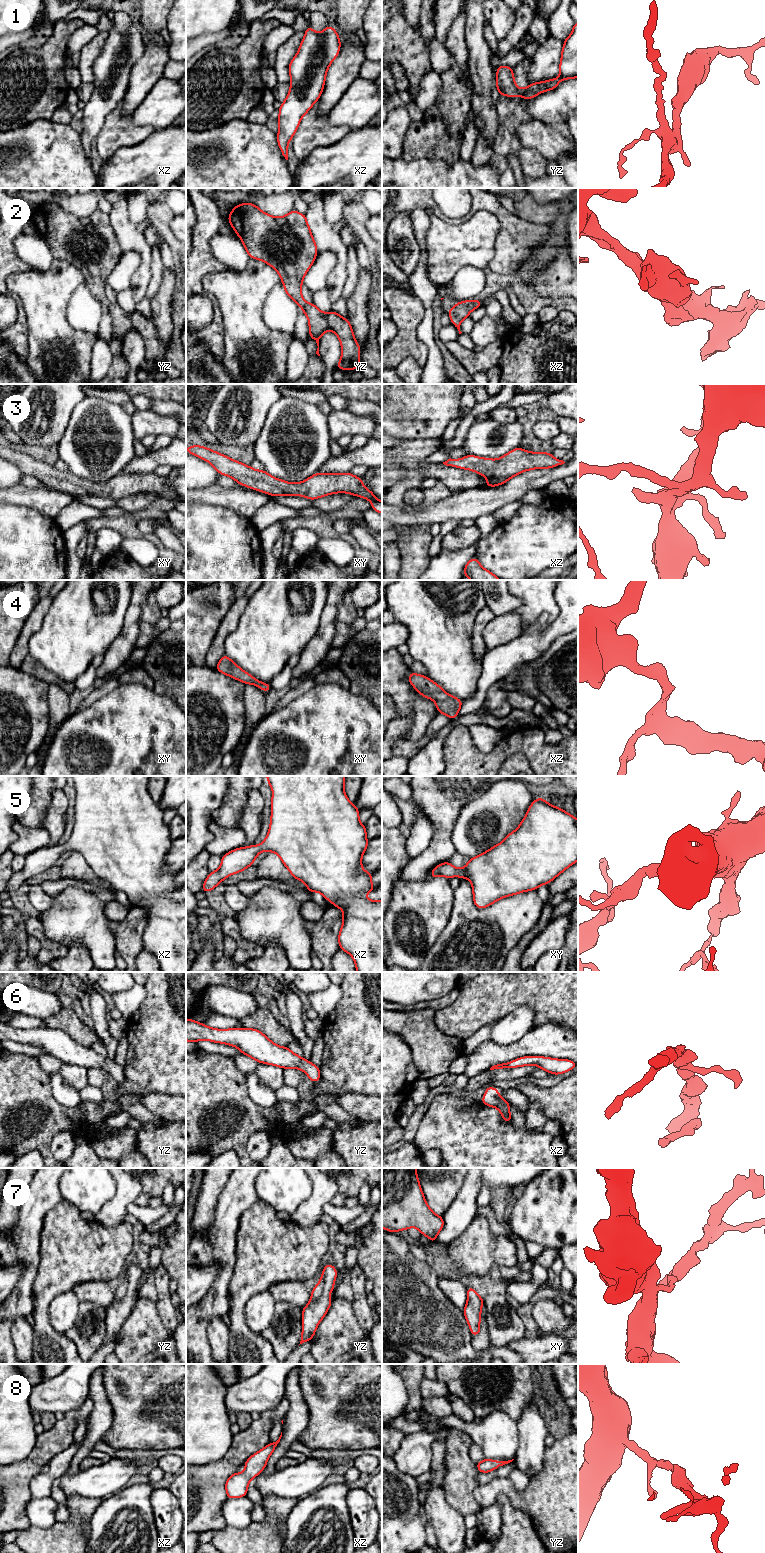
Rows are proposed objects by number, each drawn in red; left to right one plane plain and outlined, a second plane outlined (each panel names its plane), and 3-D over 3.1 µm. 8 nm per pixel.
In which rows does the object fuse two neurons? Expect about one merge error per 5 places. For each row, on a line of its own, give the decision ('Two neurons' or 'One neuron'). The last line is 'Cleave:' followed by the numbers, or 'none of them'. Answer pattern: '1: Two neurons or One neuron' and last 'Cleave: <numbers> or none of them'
1: One neuron
2: One neuron
3: One neuron
4: One neuron
5: One neuron
6: One neuron
7: One neuron
8: One neuron
Cleave: none of them

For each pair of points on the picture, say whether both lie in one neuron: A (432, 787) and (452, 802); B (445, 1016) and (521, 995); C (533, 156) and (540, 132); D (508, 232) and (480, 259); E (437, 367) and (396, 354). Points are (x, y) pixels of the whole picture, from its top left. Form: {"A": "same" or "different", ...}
{"A": "same", "B": "same", "C": "different", "D": "different", "E": "different"}

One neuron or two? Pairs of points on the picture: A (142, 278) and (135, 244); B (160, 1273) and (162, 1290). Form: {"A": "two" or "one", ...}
{"A": "one", "B": "one"}

